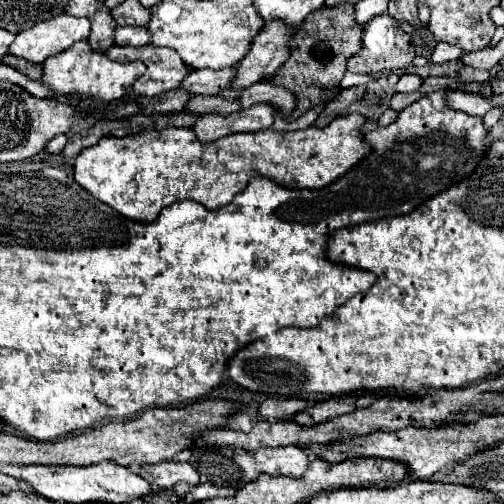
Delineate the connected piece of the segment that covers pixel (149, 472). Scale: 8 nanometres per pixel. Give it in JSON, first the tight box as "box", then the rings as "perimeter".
{"box":[140,461,200,489],"perimeter":[[[164,461],[160,465],[142,465],[140,477],[148,479],[148,483],[160,489],[170,489],[178,481],[186,481],[190,485],[200,483],[200,475],[190,463],[174,463],[174,461]]]}

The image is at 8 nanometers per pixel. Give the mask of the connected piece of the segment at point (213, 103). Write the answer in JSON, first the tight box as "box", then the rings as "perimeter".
{"box":[186,95,242,113],"perimeter":[[[198,95],[186,107],[186,111],[192,111],[192,113],[232,113],[240,109],[242,107],[238,99],[228,99],[228,97],[218,97],[218,95]]]}

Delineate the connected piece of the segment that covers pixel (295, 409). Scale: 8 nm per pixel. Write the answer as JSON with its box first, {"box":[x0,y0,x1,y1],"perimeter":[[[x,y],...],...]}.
{"box":[260,397,308,421],"perimeter":[[[276,397],[260,405],[260,415],[268,421],[286,421],[307,408],[308,401],[300,397],[288,397],[287,399]]]}

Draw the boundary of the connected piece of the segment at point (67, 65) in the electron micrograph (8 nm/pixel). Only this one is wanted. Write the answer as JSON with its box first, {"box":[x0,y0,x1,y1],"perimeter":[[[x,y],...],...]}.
{"box":[42,41,146,105],"perimeter":[[[78,41],[72,47],[68,47],[66,51],[46,59],[44,63],[44,77],[42,83],[48,83],[50,87],[56,87],[56,91],[60,91],[60,99],[58,101],[66,101],[64,95],[78,91],[78,93],[90,93],[94,95],[96,103],[108,105],[114,99],[122,99],[124,93],[128,93],[128,89],[134,85],[134,81],[146,71],[142,61],[130,61],[126,65],[108,59],[104,53],[92,51],[88,41]]]}

